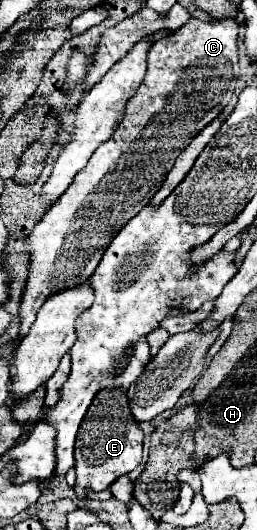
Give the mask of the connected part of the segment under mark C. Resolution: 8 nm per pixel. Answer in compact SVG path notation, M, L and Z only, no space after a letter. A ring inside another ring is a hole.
M220 17L212 21L190 19L172 35L152 43L148 51L146 77L136 89L136 93L128 99L126 115L116 127L112 139L108 139L108 143L102 143L94 151L88 165L74 177L72 185L46 211L46 215L36 223L36 227L26 239L28 279L24 283L20 299L20 335L16 337L18 341L24 339L24 335L34 323L36 311L50 295L78 287L80 283L86 283L90 279L92 271L102 259L102 253L108 249L108 243L112 243L116 231L120 231L120 227L124 227L124 223L128 223L132 215L138 215L138 211L150 203L154 193L164 183L180 151L186 149L190 139L194 139L194 135L198 135L208 123L212 123L228 105L236 87L236 79L240 75L236 35L238 21L234 17Z

